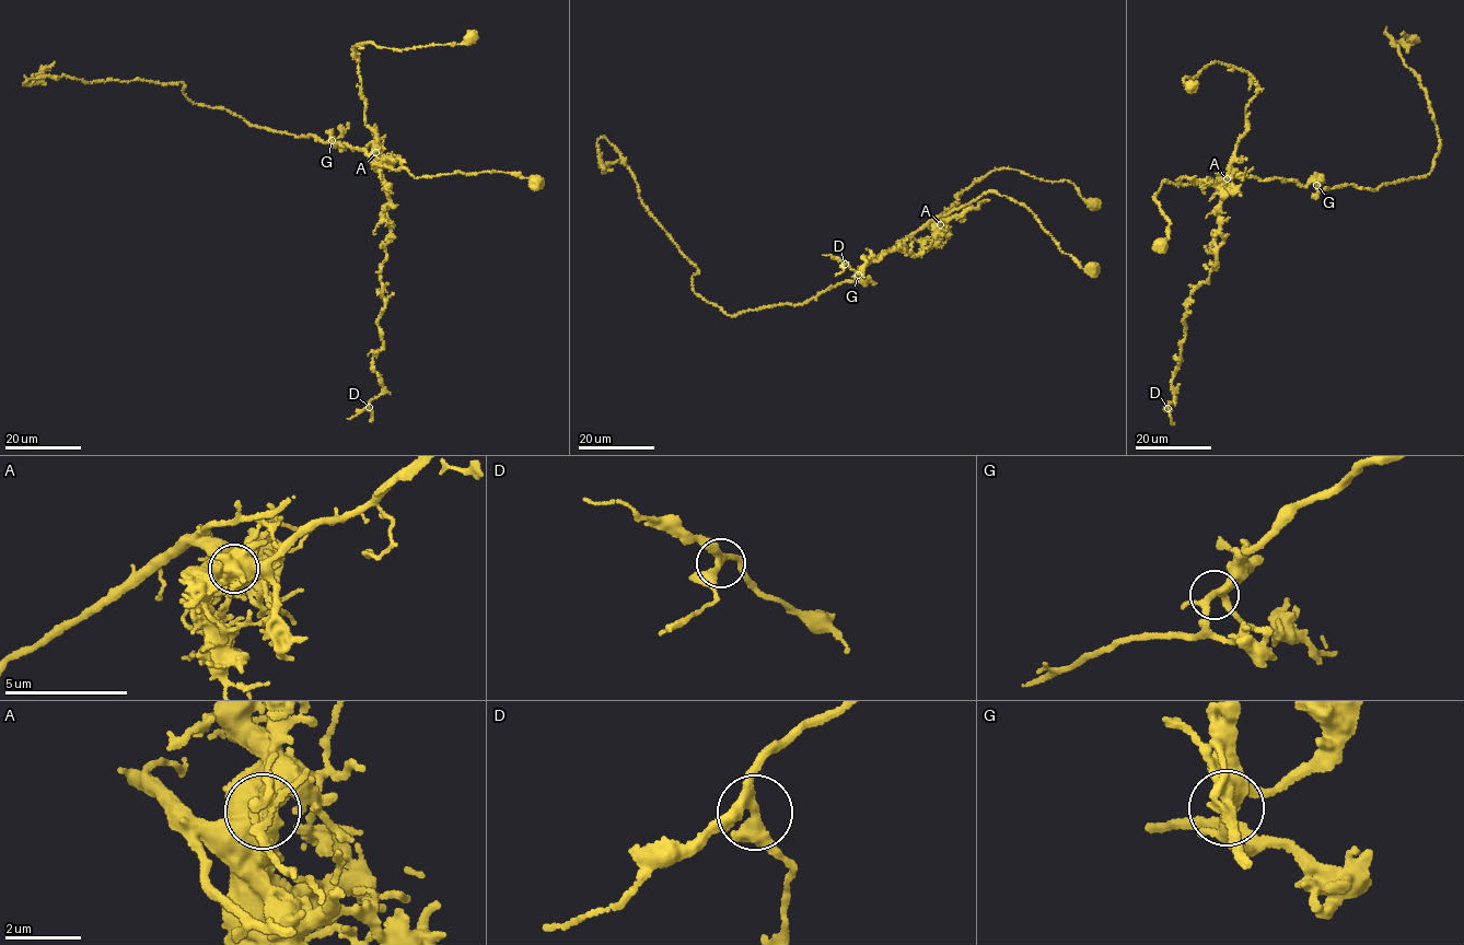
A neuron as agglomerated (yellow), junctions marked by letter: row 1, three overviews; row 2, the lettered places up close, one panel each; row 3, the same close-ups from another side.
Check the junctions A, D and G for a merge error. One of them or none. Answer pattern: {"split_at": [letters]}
{"split_at": ["A"]}

